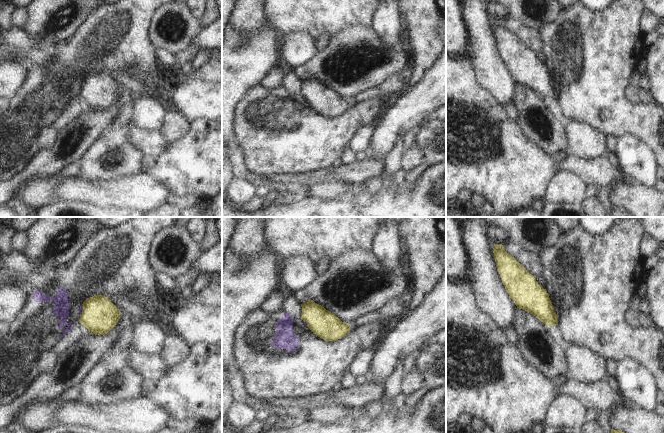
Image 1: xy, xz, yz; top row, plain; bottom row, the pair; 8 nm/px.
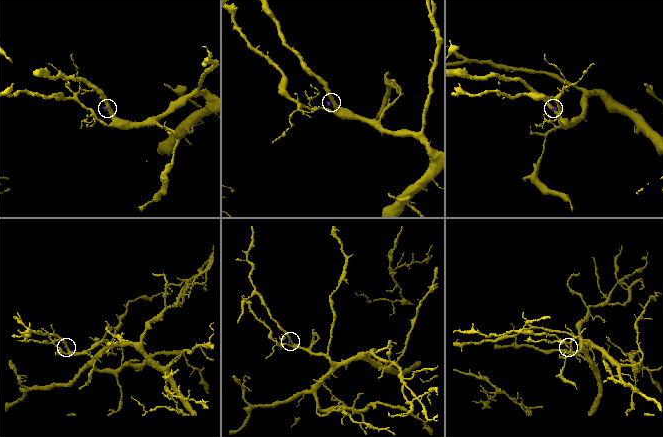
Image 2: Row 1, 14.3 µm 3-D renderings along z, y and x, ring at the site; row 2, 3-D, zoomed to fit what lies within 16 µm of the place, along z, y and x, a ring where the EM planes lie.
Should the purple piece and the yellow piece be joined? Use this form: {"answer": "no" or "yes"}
{"answer": "no"}

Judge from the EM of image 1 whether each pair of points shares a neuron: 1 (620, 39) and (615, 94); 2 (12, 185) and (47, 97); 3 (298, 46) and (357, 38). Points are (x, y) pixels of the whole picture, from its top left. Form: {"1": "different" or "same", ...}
{"1": "same", "2": "different", "3": "different"}

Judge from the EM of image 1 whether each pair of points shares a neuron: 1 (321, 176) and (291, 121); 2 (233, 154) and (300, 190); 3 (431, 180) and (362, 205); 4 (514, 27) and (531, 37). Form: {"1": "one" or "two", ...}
{"1": "two", "2": "one", "3": "one", "4": "one"}

